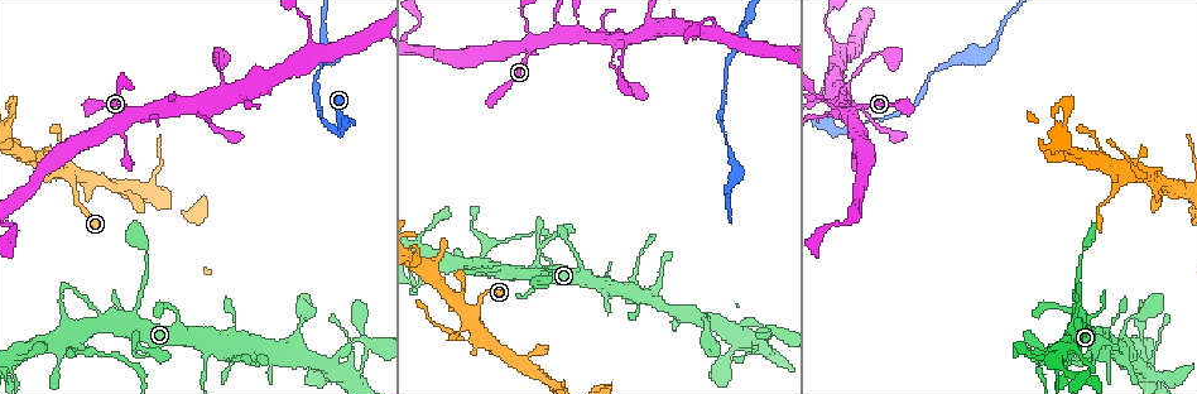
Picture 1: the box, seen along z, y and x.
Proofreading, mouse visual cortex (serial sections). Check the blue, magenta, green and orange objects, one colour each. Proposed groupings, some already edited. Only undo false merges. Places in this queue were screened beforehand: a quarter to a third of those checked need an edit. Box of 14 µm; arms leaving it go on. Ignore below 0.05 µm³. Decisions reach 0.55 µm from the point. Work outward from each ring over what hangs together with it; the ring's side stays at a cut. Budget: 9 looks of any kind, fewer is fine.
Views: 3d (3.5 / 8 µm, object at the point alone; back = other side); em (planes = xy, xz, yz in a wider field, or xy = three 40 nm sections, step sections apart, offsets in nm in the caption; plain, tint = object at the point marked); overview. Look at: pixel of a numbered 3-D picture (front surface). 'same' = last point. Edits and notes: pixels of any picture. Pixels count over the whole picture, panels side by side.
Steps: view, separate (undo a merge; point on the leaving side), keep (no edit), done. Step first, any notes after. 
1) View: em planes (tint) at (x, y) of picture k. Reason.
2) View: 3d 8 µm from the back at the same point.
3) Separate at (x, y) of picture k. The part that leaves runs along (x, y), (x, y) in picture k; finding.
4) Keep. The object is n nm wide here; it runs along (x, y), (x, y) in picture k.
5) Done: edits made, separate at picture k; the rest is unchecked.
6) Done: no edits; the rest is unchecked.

View: 3d 3.5 µm at (542, 246) of picture 1. Branch point.

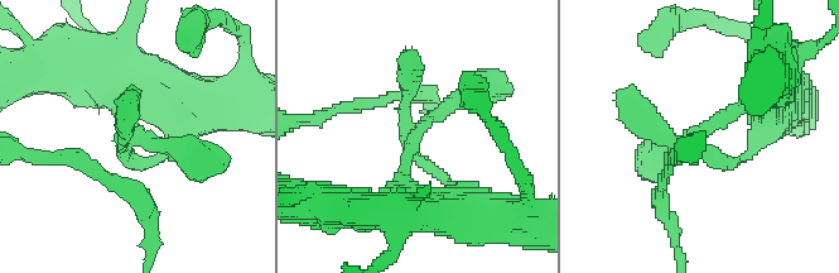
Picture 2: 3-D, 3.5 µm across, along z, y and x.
View: em xy step 2 (tint) at (134, 134) of picture 2. 3 arms meet here; the arms are 250, 250, 250 nm wide.

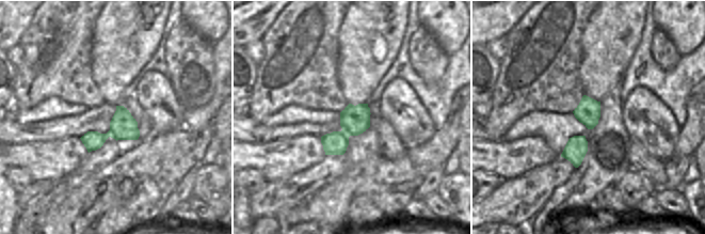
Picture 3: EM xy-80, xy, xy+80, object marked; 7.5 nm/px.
Keep. It runs along (414, 199), (403, 190), (414, 138), (480, 86) in picture 2; all the same cell.

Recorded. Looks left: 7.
View: 3d 3.5 µm at (85, 350) of picture 1. Abrupt turn.

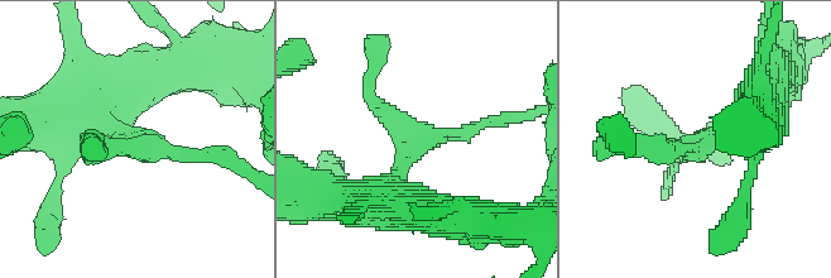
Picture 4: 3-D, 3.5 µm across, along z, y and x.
View: em xy step 5 (tint) at (140, 144) of picture 4. Need the tissue.

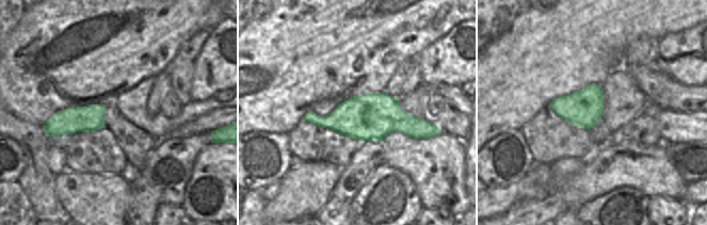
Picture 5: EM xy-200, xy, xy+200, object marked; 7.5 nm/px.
Keep. It runs along (394, 204), (398, 171), (430, 135), (499, 119) in picture 4; all the same cell.

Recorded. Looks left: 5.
View: 3d 3.5 µm at (577, 29) of picture 1. Three-way junction.

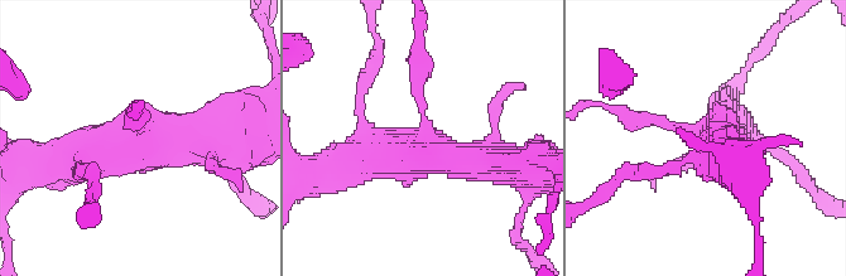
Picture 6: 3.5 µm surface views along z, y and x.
View: em xy step 5 (tint) at (425, 135) of picture 6. 3 arms meet here; the arms are 150, 500, 500 nm wide; shape alone is not enough.

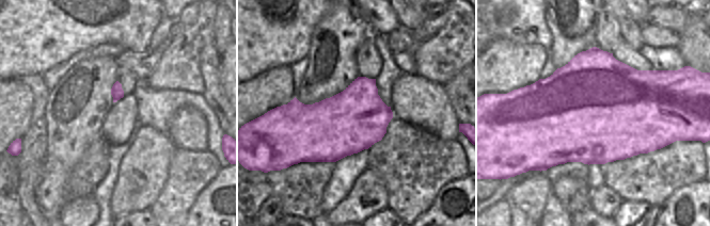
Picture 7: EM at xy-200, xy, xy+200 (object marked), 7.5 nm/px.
View: em xy step 2 (tint) at the same point.

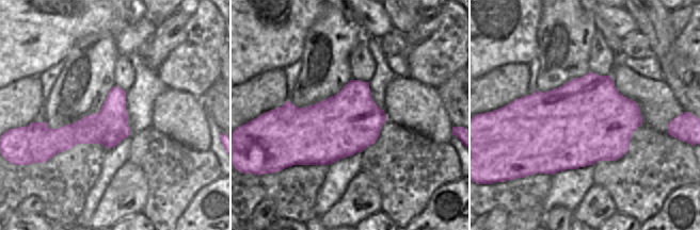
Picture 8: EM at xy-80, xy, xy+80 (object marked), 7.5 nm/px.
Keep. It runs along (61, 160), (130, 141), (231, 138) in picture 6; all the same cell.

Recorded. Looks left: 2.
Done: no edits; the rest is unchecked.

